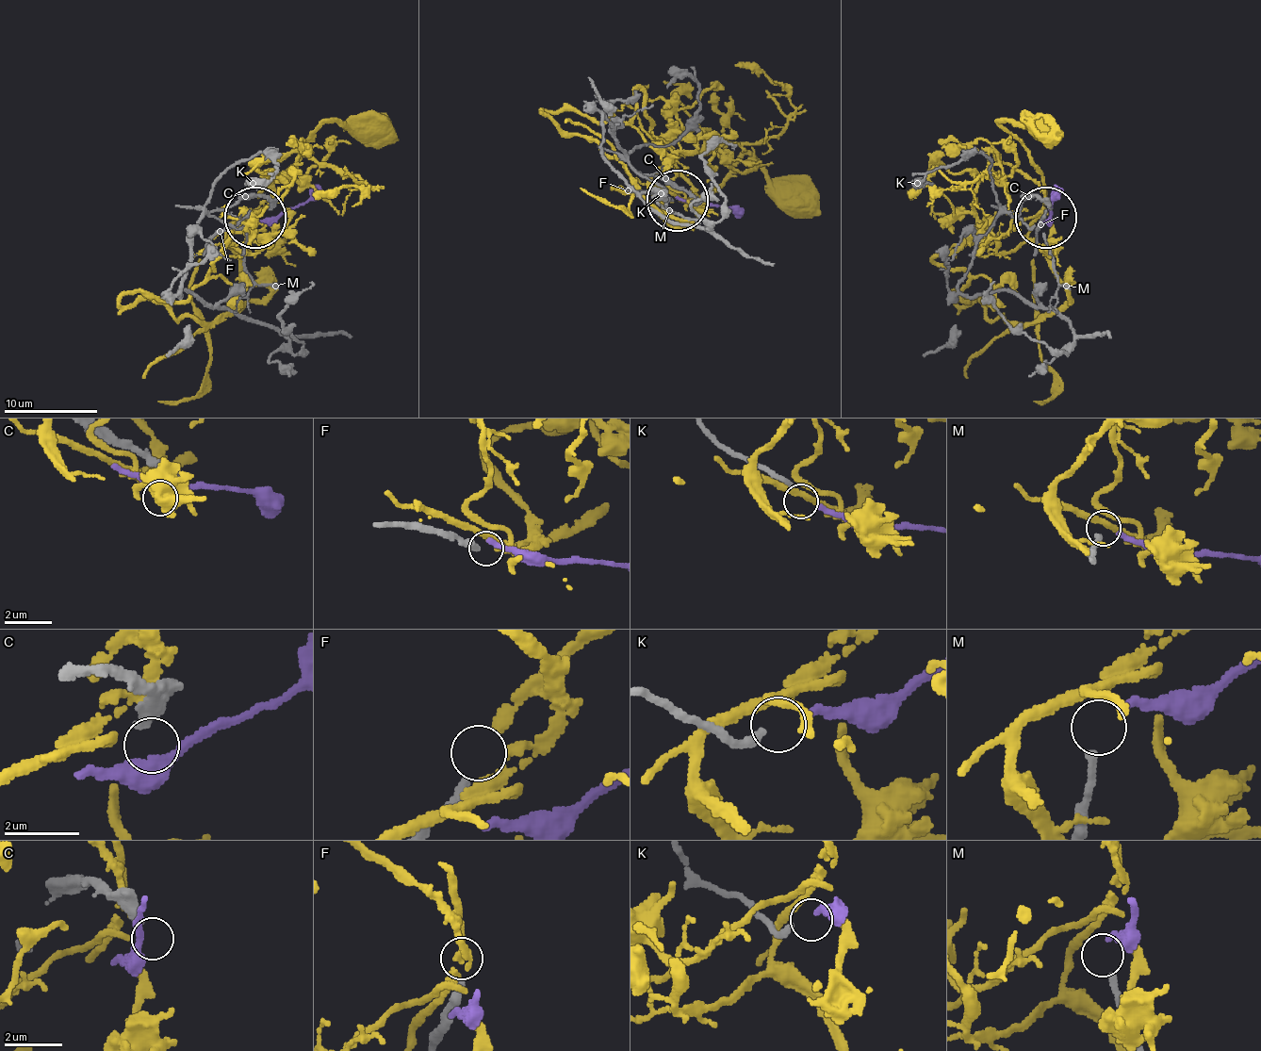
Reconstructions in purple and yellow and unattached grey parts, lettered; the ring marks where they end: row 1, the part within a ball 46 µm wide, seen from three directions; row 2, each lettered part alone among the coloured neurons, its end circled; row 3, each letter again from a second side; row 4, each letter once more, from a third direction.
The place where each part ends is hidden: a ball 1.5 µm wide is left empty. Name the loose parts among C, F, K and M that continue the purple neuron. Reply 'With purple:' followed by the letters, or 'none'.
With purple: K

